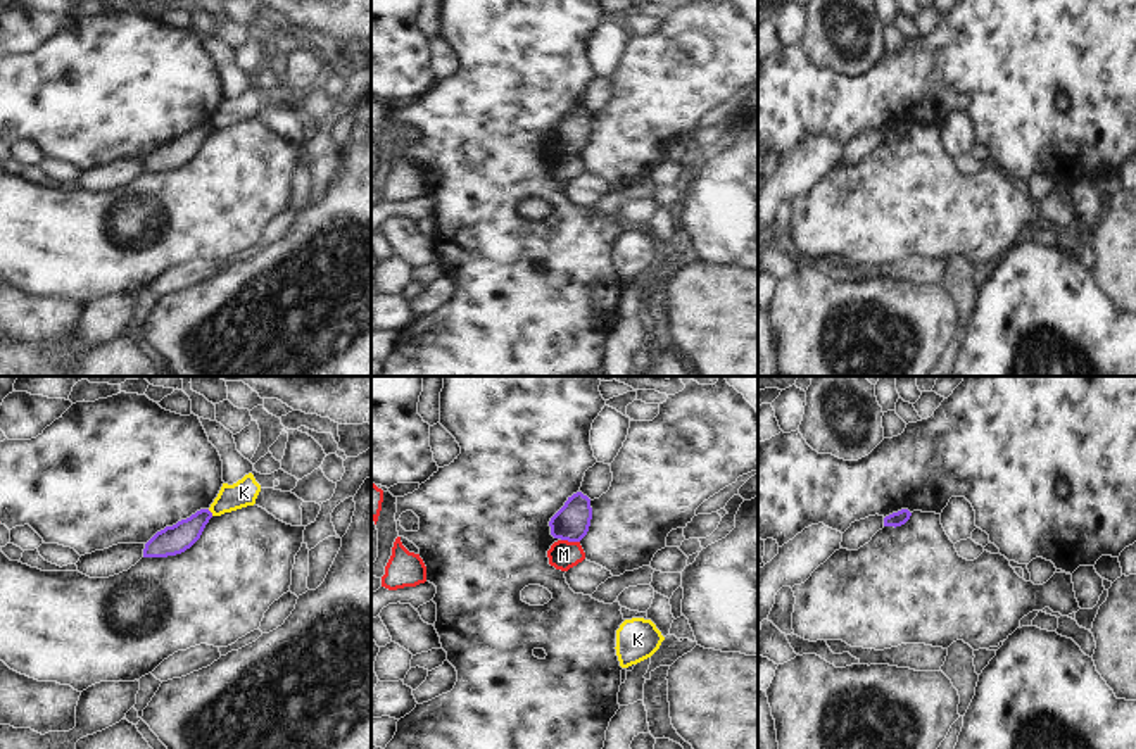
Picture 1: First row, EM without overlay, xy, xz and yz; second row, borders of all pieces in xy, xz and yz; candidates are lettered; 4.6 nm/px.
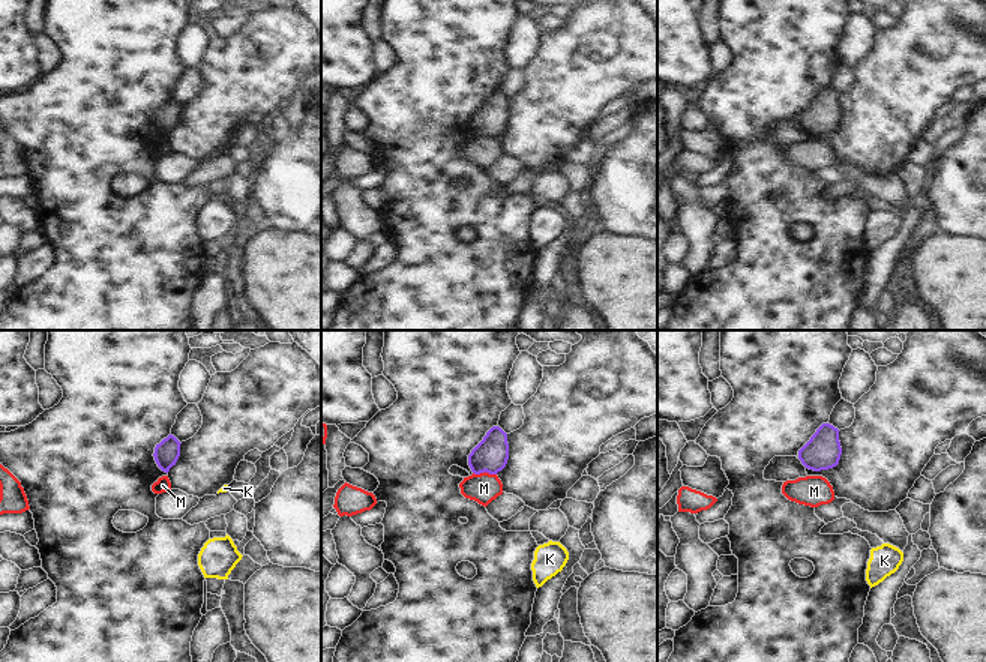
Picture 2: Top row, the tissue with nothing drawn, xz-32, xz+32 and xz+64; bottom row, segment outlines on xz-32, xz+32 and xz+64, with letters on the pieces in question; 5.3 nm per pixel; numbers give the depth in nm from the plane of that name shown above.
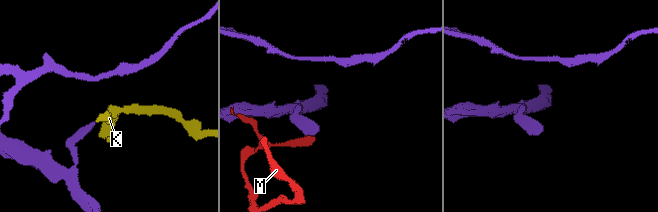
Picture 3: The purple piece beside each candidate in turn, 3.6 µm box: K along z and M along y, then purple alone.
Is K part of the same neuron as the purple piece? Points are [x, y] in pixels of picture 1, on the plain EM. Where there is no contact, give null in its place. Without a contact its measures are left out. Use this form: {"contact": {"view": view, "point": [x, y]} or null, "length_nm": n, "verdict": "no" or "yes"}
{"contact": {"view": "xy", "point": [211, 126]}, "length_nm": 40, "verdict": "no"}

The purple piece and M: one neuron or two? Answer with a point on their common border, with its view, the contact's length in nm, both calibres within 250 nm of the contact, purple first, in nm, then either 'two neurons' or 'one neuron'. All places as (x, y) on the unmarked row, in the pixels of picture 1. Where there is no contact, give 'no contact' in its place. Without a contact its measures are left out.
contact xz (570, 154); length 90 nm; calibres 170 and 140 nm; two neurons

